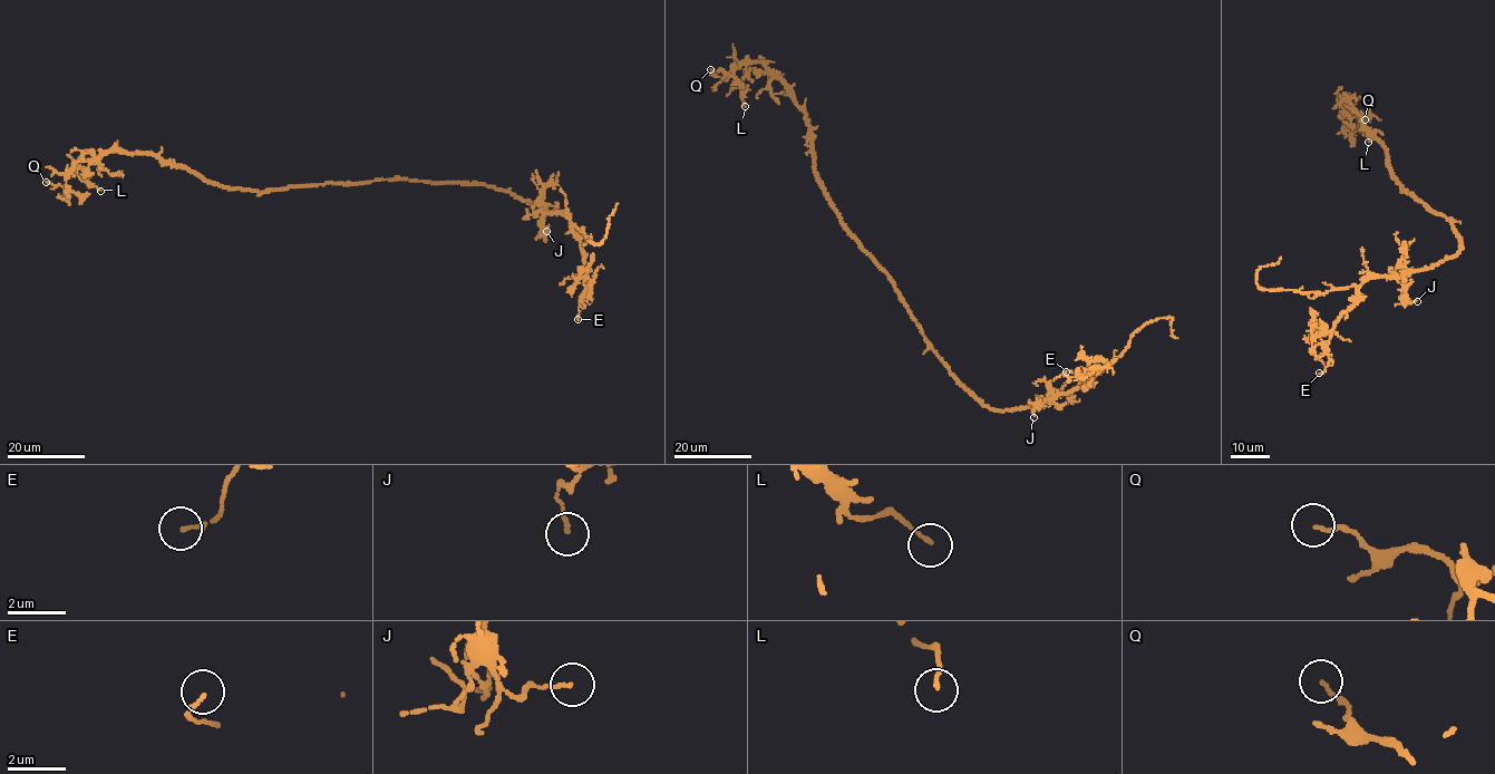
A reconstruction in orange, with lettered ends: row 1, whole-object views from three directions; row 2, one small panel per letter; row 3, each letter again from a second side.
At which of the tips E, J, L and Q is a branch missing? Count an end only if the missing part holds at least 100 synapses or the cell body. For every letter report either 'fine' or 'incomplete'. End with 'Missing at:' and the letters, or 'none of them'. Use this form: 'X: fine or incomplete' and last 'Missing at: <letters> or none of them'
E: fine
J: fine
L: fine
Q: fine
Missing at: none of them

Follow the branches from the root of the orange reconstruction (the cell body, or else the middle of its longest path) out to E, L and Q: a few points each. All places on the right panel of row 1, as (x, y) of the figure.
E: (1443, 216), (1459, 239), (1458, 252), (1401, 276), (1365, 281), (1355, 303), (1331, 331), (1329, 361), (1319, 373)
L: (1443, 216), (1424, 207), (1400, 187), (1385, 148), (1368, 135), (1349, 103), (1342, 102), (1347, 95), (1368, 142)
Q: (1443, 216), (1400, 187), (1385, 148), (1368, 135), (1349, 103), (1339, 100), (1350, 132), (1364, 128), (1365, 119)

